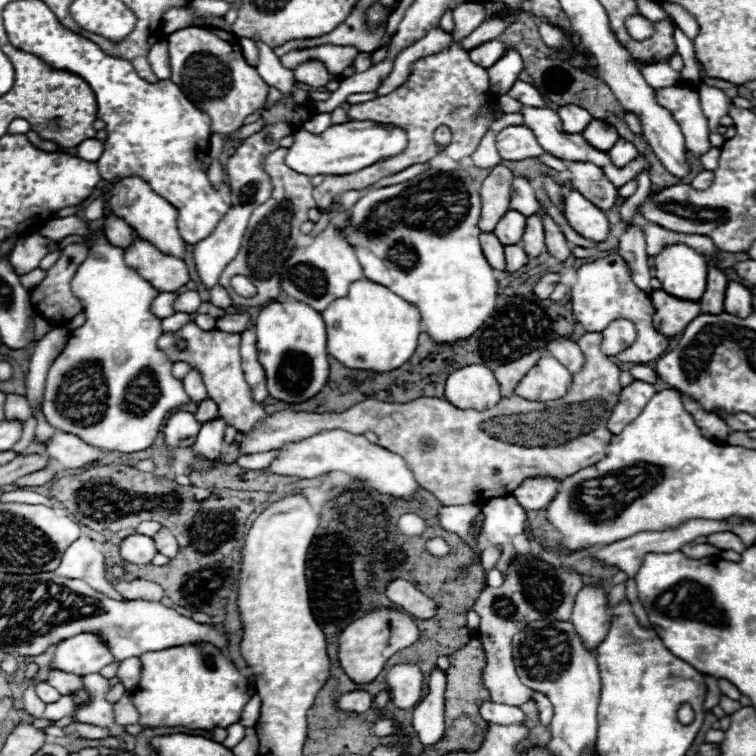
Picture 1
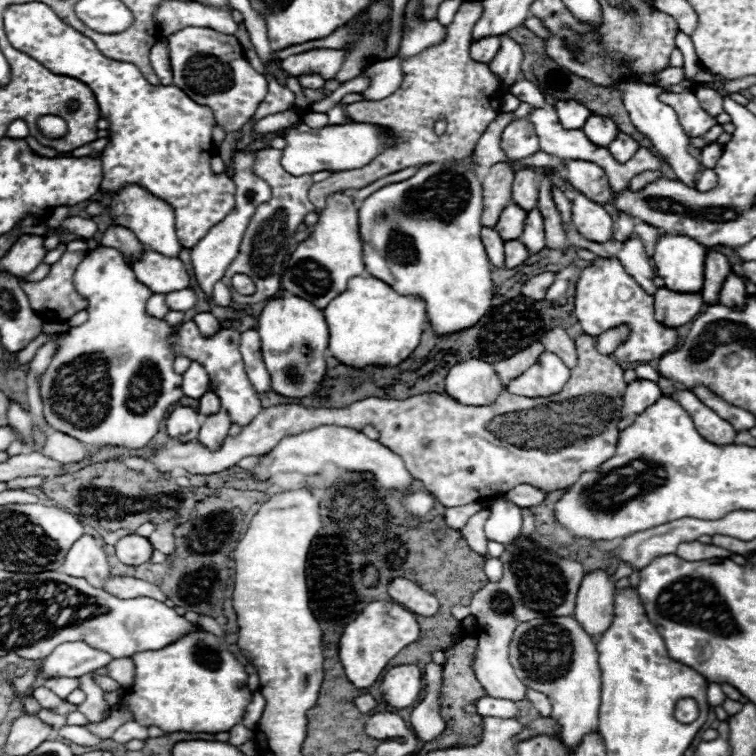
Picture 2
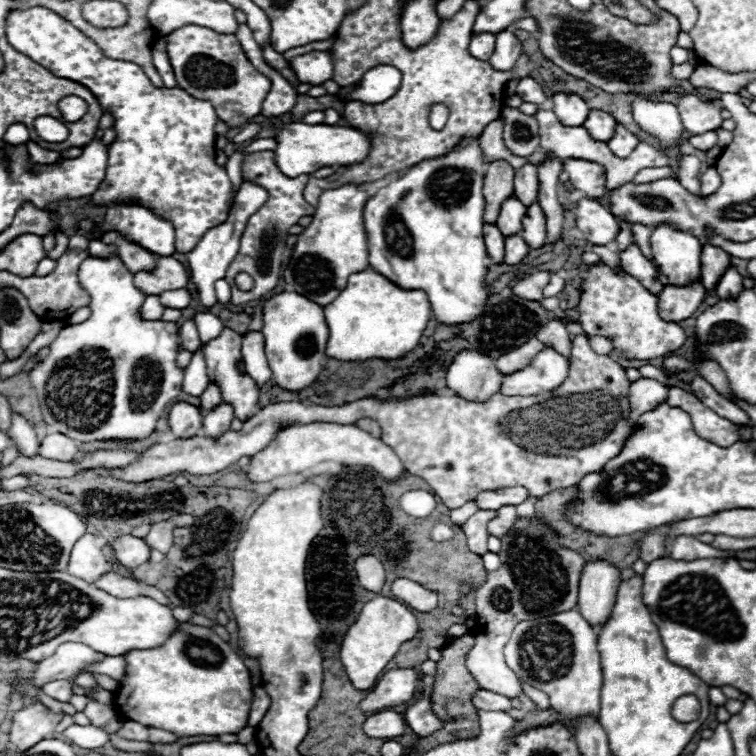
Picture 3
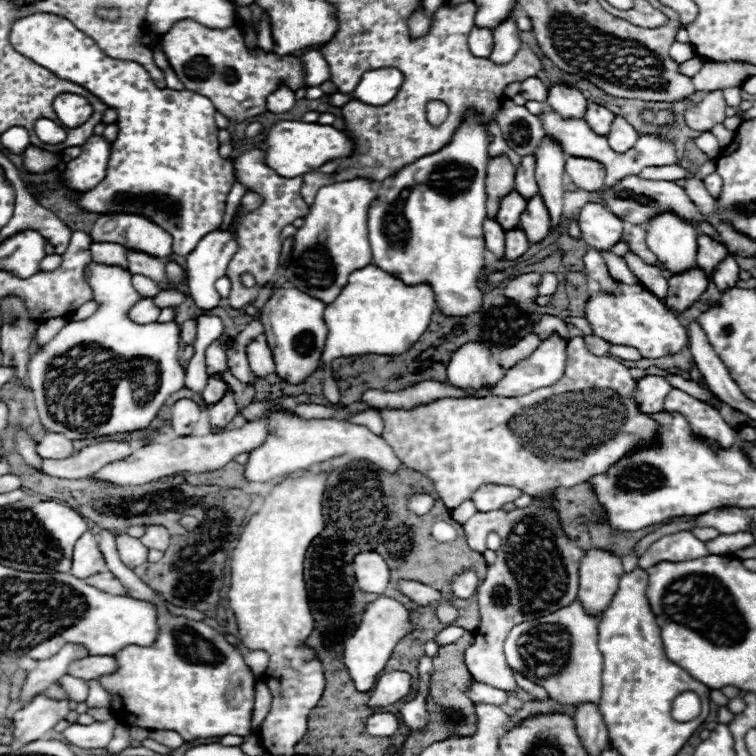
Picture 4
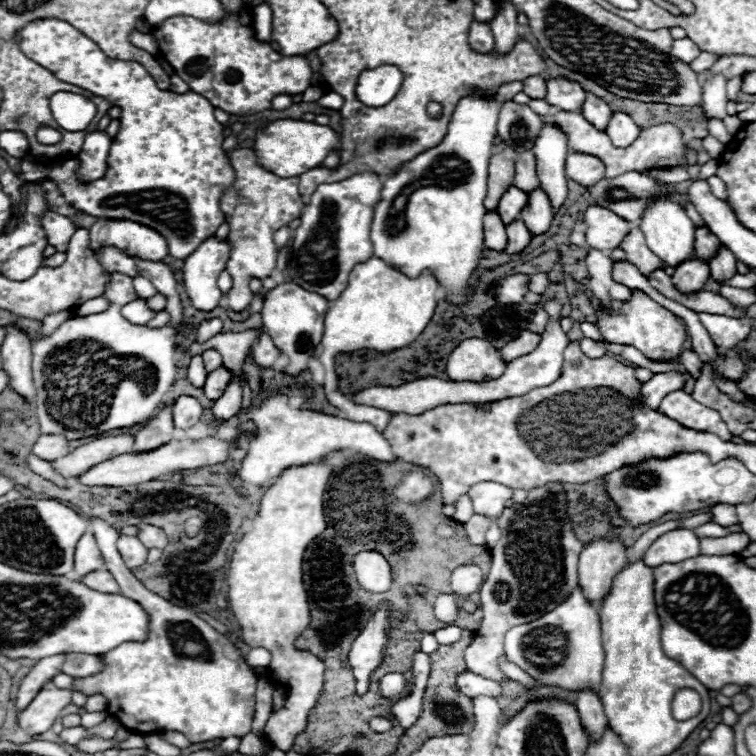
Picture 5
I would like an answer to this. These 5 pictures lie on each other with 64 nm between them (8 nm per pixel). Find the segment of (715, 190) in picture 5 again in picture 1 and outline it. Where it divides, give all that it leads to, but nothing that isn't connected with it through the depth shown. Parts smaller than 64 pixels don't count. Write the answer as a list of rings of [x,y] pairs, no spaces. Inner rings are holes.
[[[704,170],[704,172],[700,172],[700,174],[690,182],[690,186],[696,188],[696,190],[706,190],[706,188],[710,188],[712,182],[714,182],[714,172]]]

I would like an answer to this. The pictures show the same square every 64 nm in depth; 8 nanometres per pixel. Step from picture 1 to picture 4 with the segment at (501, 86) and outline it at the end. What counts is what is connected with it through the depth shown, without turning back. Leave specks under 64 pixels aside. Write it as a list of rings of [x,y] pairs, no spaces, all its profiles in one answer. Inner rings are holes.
[[[512,16],[510,20],[494,28],[494,50],[490,54],[490,60],[494,60],[496,64],[508,64],[518,52],[518,48],[520,48],[520,38]]]

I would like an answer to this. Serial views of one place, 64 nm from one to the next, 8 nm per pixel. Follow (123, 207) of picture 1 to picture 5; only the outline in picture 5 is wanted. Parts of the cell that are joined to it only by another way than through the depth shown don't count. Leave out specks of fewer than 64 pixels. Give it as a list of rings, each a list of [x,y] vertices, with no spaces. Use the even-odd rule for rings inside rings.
[[[98,218],[90,228],[90,248],[116,246],[128,256],[140,256],[146,260],[162,260],[168,256],[168,242],[152,228],[132,220]]]

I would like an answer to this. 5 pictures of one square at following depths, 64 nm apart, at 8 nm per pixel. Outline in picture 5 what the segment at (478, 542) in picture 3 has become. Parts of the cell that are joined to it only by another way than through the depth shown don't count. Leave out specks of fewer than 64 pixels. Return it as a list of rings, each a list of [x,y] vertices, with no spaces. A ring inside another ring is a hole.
[[[546,484],[530,490],[524,504],[506,508],[496,522],[502,538],[492,550],[492,566],[480,586],[480,610],[484,616],[480,628],[473,632],[472,643],[466,648],[466,666],[470,672],[500,682],[508,680],[496,664],[504,654],[506,632],[512,626],[528,624],[544,616],[574,592],[578,586],[578,556],[584,546],[574,536],[566,516],[562,484]]]

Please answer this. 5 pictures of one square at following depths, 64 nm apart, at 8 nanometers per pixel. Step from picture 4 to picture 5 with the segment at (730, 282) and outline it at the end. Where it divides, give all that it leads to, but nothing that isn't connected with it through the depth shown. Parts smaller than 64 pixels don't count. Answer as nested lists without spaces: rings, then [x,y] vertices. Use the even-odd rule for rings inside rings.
[[[720,248],[716,258],[710,260],[710,278],[722,282],[736,274],[736,258],[728,248]]]

